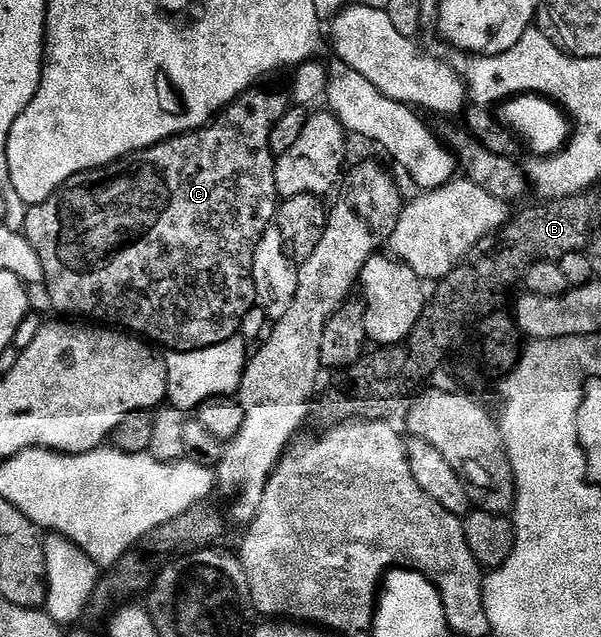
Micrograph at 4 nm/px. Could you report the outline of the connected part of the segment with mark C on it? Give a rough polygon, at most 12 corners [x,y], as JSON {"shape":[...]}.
{"shape":[[289,94],[27,210],[59,316],[199,351],[256,306]]}

